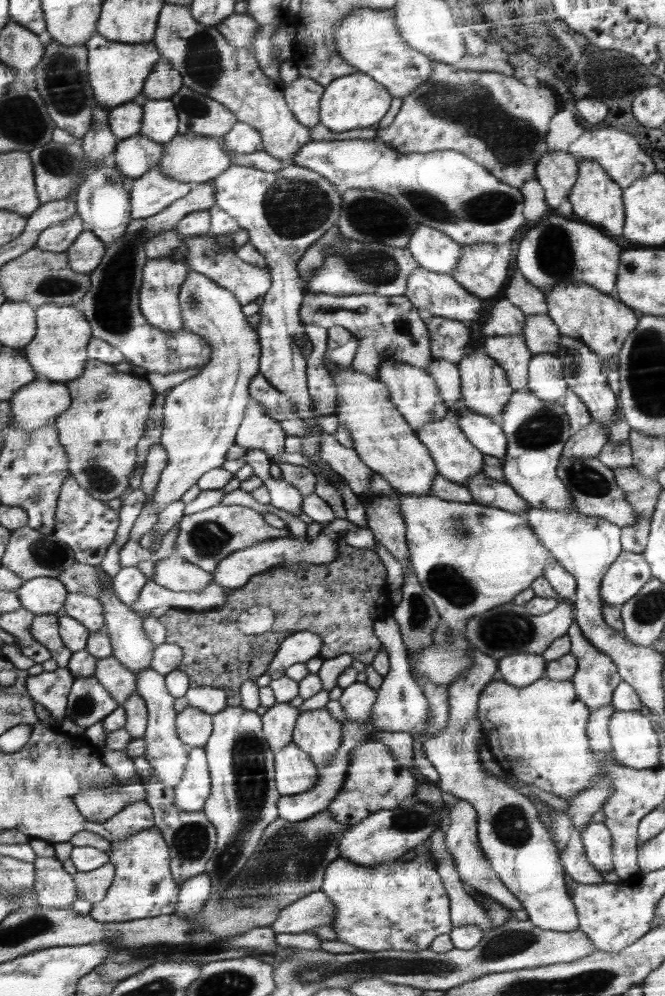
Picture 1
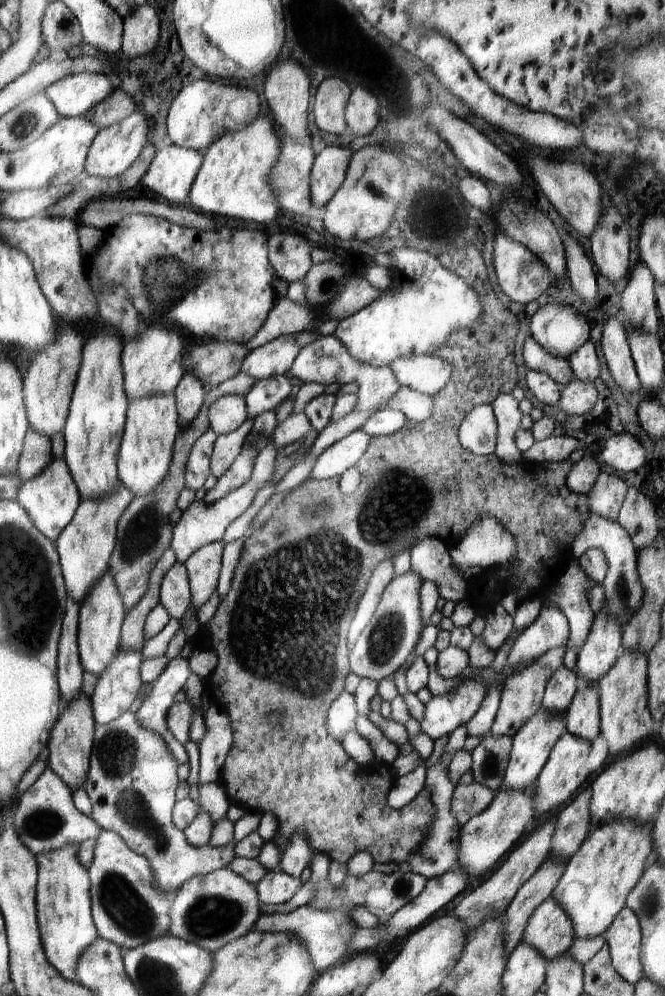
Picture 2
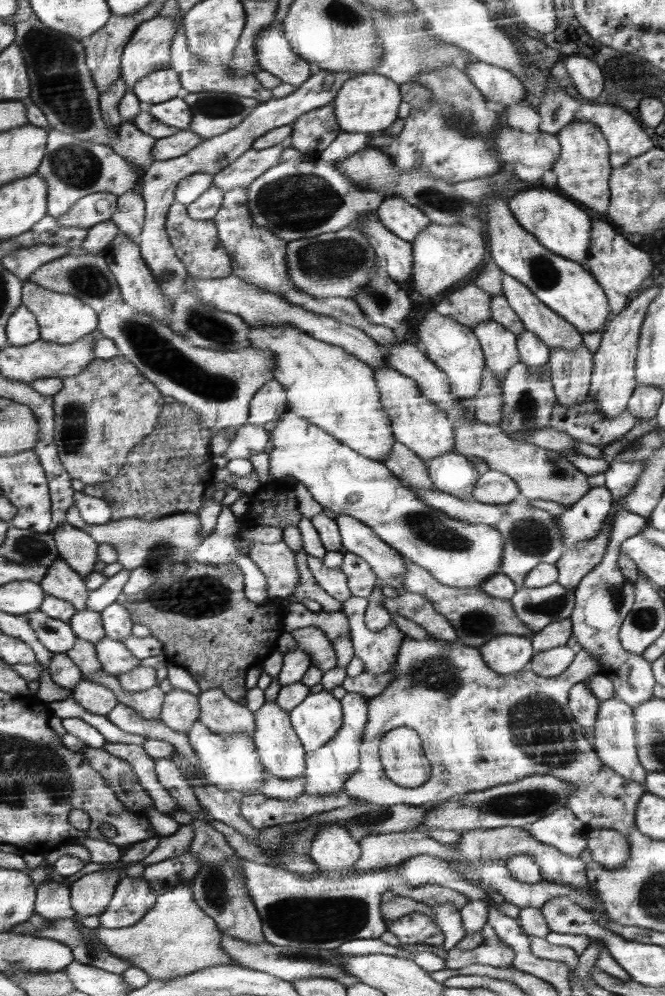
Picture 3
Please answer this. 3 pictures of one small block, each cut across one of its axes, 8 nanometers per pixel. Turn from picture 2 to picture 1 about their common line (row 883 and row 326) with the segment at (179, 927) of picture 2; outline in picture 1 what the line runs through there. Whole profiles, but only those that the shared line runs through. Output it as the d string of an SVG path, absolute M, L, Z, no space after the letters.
M191 269L182 285L181 305L187 330L204 336L210 342L213 360L199 375L168 391L162 445L169 452L169 466L154 493L158 514L174 502L182 501L184 494L190 492L206 474L225 467L230 450L237 444L239 430L252 400L250 380L260 372L260 334L256 327L249 326L245 305L233 290Z

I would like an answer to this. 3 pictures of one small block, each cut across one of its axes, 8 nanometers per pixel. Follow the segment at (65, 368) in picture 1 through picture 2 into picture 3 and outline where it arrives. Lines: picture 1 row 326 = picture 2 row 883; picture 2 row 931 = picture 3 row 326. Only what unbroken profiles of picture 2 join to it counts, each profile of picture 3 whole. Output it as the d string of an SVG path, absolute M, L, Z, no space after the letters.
M29 280L24 284L24 305L29 306L38 317L42 326L42 341L56 342L62 345L72 345L89 337L99 330L101 314L81 298L74 294L64 294L48 290L44 286L38 286L36 282Z

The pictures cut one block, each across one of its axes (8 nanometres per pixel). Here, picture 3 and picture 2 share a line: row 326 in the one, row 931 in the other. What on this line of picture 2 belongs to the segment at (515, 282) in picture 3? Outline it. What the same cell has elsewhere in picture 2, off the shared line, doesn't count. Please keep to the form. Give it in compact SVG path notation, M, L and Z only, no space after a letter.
M552 897L538 906L522 934L522 942L534 946L545 960L562 955L575 939L573 922Z

